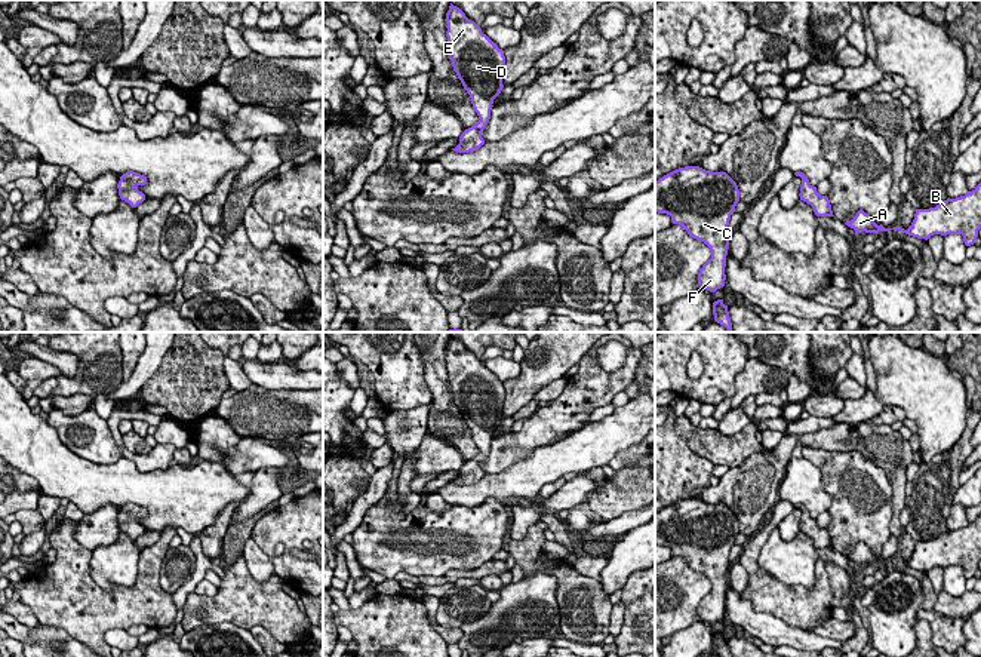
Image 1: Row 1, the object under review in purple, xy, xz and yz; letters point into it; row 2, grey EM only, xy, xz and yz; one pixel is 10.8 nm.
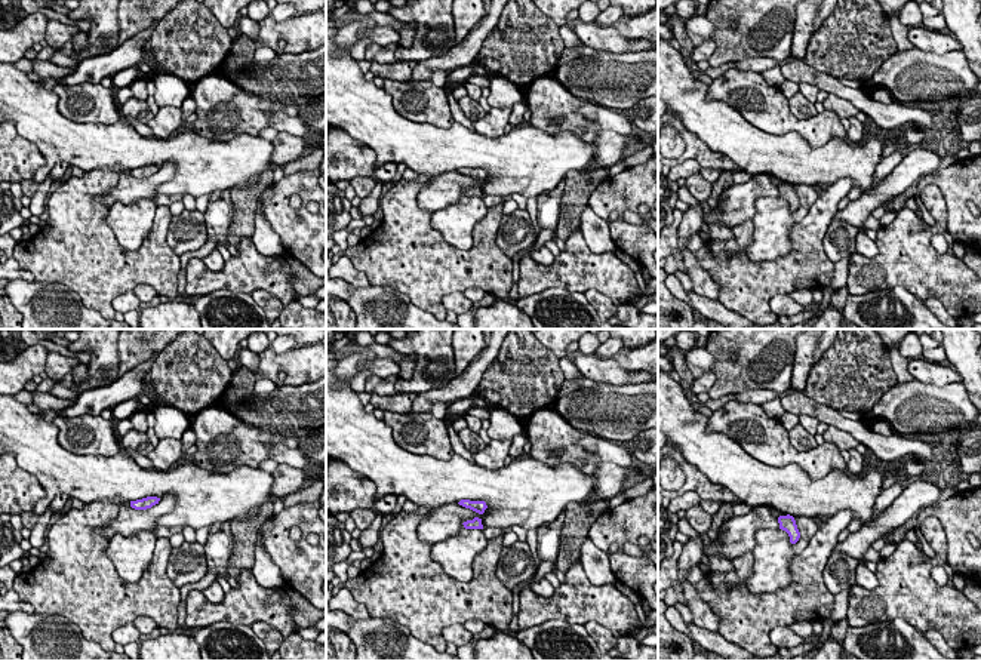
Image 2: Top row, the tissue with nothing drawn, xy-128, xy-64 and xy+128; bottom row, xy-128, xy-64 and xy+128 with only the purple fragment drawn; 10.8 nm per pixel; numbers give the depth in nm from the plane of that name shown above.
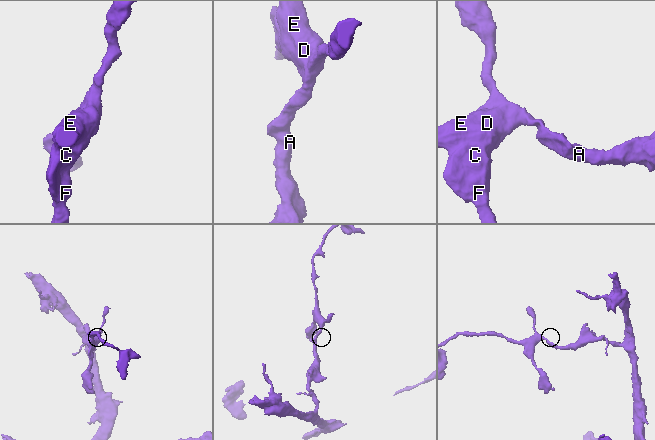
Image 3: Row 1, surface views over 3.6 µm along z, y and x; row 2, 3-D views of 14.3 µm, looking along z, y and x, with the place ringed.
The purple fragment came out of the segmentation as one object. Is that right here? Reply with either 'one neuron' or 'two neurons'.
one neuron

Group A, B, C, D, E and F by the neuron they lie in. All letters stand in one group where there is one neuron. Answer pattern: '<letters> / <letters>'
A B C D E F

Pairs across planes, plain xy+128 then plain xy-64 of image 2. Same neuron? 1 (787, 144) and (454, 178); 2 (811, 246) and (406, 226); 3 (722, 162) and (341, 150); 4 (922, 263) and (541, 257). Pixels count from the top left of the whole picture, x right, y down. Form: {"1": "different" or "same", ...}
{"1": "different", "2": "same", "3": "same", "4": "different"}

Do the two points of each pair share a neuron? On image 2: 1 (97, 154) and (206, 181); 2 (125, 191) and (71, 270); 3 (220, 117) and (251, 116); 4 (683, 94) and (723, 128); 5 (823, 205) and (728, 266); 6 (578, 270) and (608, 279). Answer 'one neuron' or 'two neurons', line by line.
1: one neuron
2: two neurons
3: one neuron
4: one neuron
5: one neuron
6: one neuron

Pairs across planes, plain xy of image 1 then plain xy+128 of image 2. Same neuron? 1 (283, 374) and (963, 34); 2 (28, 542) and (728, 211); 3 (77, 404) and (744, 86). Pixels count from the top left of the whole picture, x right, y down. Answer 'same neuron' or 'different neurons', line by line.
1: different neurons
2: different neurons
3: different neurons

